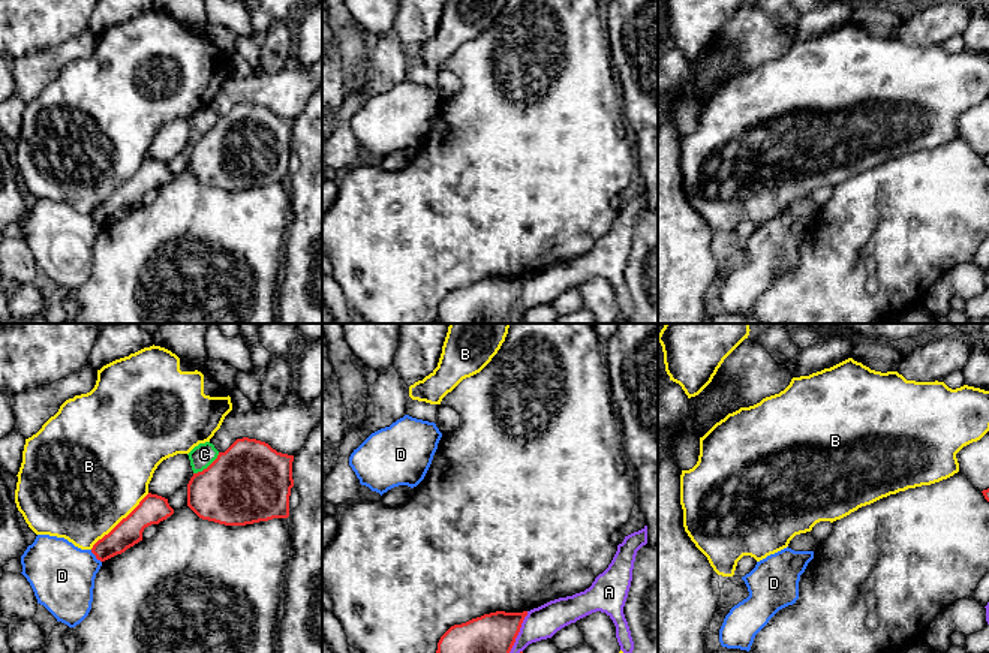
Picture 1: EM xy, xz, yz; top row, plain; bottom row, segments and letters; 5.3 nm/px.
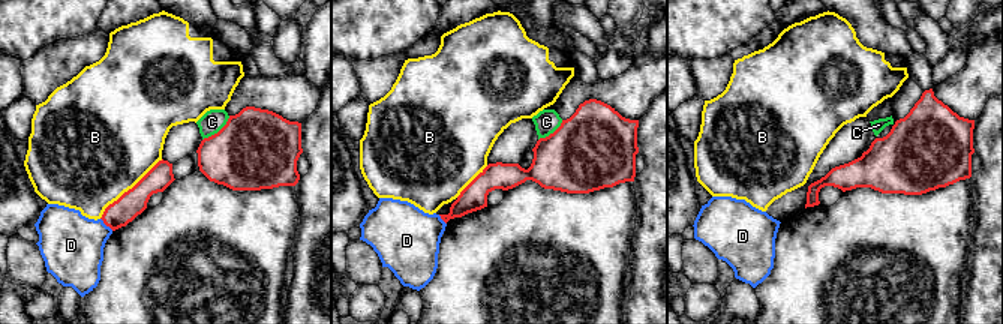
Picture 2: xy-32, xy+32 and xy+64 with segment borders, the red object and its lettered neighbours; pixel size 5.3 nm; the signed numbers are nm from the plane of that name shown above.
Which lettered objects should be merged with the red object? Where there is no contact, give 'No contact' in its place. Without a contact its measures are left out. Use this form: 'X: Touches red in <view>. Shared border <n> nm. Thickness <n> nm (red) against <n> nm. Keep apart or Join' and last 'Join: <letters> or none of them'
A: Touches red in xz. Shared border 280 nm. Thickness 360 nm (red) against 170 nm. Keep apart
B: Touches red in xy. Shared border 440 nm. Thickness 160 nm (red) against 500 nm. Keep apart
C: Touches red in xy. Shared border 180 nm. Thickness 440 nm (red) against 120 nm. Keep apart
D: Touches red in xy. Shared border 90 nm. Thickness 150 nm (red) against 360 nm. Keep apart
Join: none of them

